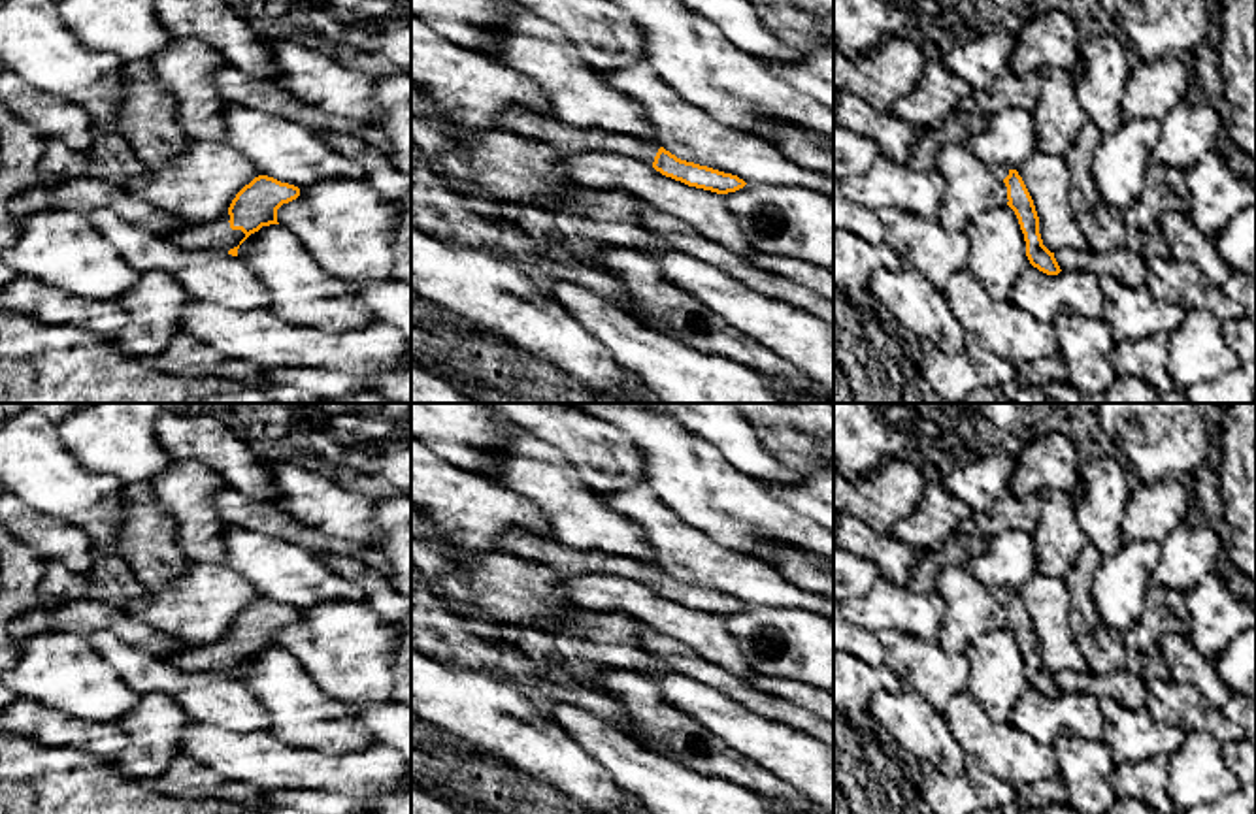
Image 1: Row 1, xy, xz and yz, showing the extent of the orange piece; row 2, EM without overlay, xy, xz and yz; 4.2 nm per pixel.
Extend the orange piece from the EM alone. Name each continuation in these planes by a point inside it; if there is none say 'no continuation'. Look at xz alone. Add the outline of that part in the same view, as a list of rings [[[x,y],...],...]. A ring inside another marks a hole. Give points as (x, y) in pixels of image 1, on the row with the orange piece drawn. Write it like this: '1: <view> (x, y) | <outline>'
1: xz (564, 138) | [[[507,107],[498,115],[498,122],[505,130],[513,130],[536,141],[543,141],[549,147],[570,155],[609,151],[637,158],[643,164],[653,166],[660,149],[658,143],[651,143],[636,136],[570,126],[554,117],[543,117],[522,107]]]

